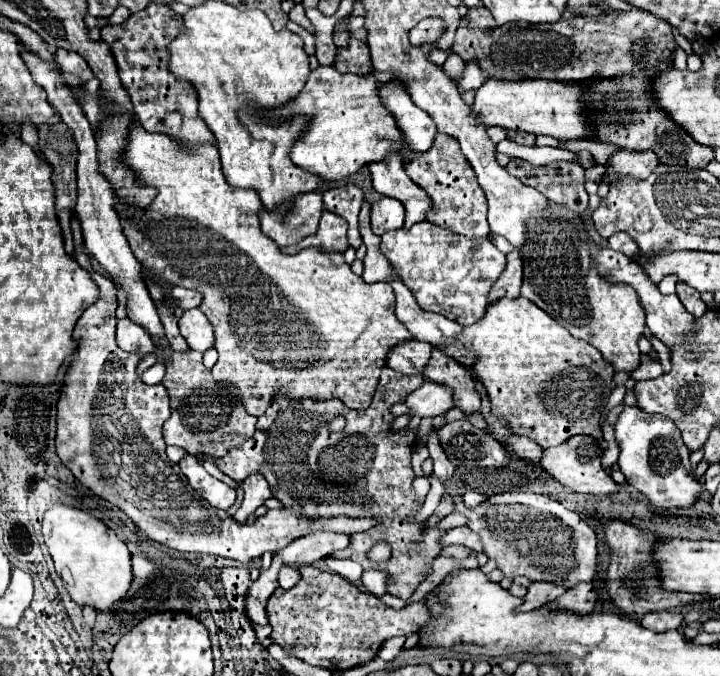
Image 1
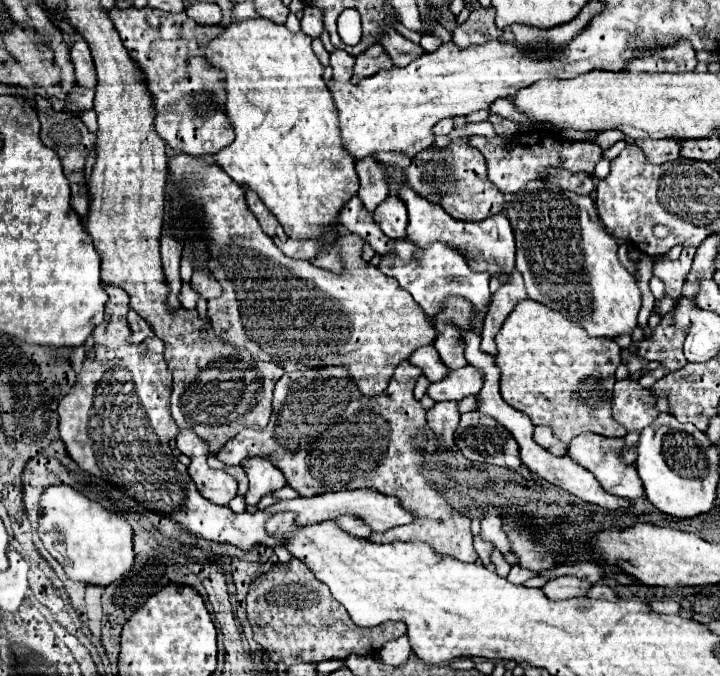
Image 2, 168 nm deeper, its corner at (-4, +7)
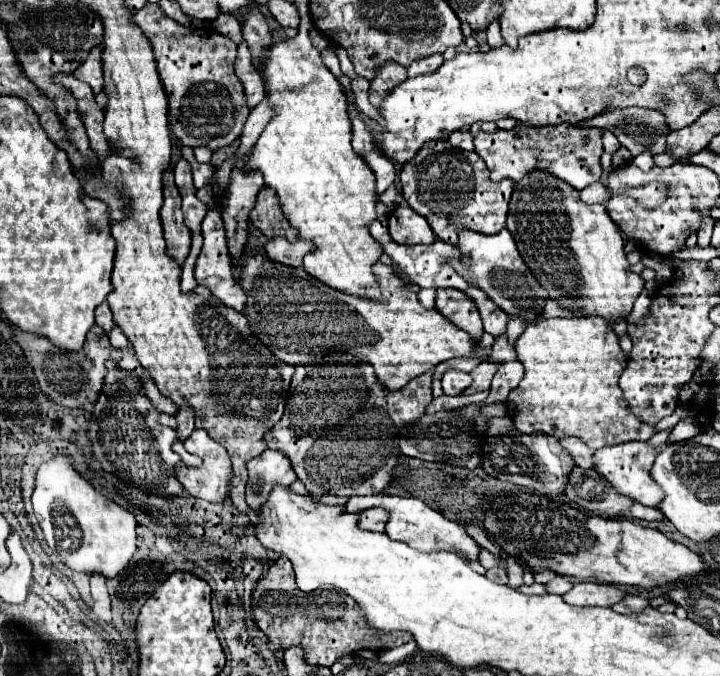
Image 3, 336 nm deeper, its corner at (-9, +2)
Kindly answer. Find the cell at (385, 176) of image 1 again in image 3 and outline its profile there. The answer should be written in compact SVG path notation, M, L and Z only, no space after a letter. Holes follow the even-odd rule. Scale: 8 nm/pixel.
M507 229L495 235L461 231L459 251L461 251L463 261L451 259L451 263L467 281L473 281L477 287L481 287L507 315L525 317L527 325L541 321L543 305L539 305L539 299L549 299L549 293L545 293L541 285L537 283L537 279L533 277L533 273L529 273L529 267L523 263L517 251L517 245Z

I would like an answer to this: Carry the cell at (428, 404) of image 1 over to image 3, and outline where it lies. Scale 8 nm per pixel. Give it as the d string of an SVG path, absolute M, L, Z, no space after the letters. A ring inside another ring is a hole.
M485 359L481 361L473 371L471 371L471 377L473 377L473 385L465 391L465 393L477 393L477 391L487 391L489 385L491 385L491 379L497 371L497 363Z

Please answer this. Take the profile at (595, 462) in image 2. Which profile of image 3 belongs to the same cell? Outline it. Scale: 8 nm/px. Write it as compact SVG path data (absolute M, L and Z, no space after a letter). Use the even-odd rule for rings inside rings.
M641 441L603 447L603 449L595 451L595 471L601 473L619 493L623 493L643 505L657 507L661 503L661 497L665 495L665 493L661 493L661 487L651 477L651 467L653 467L657 453L659 451L655 447L651 447L649 443L641 443Z

